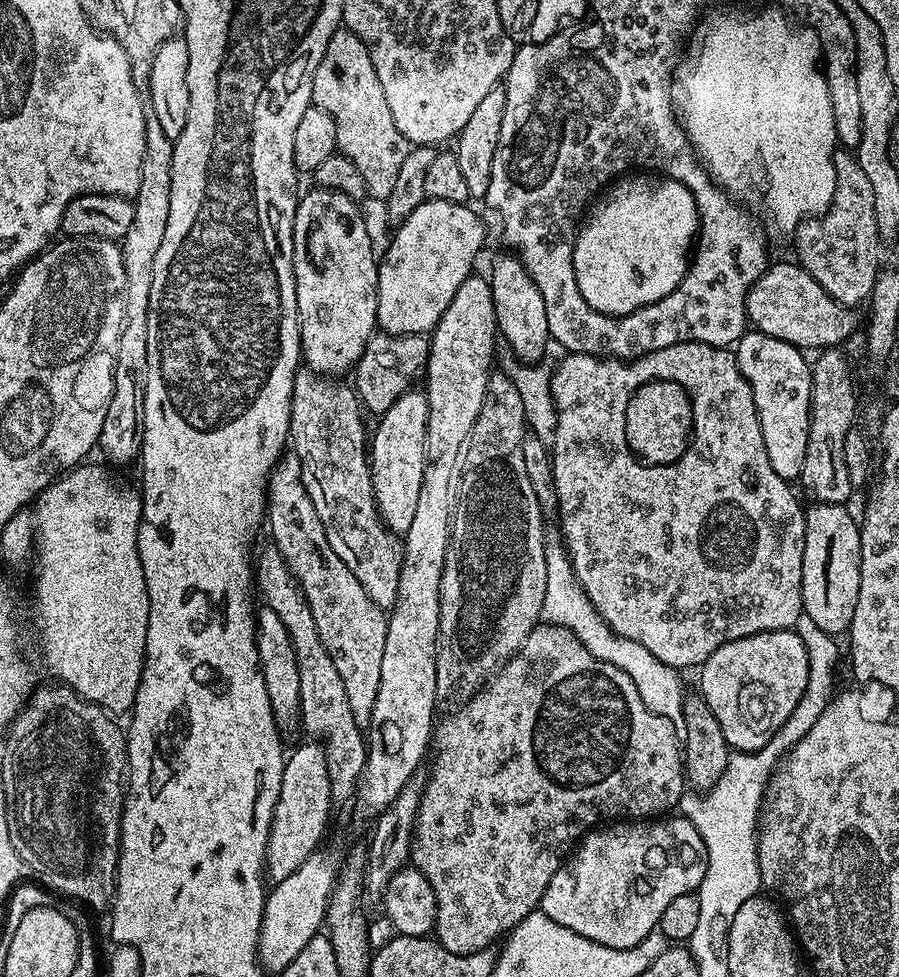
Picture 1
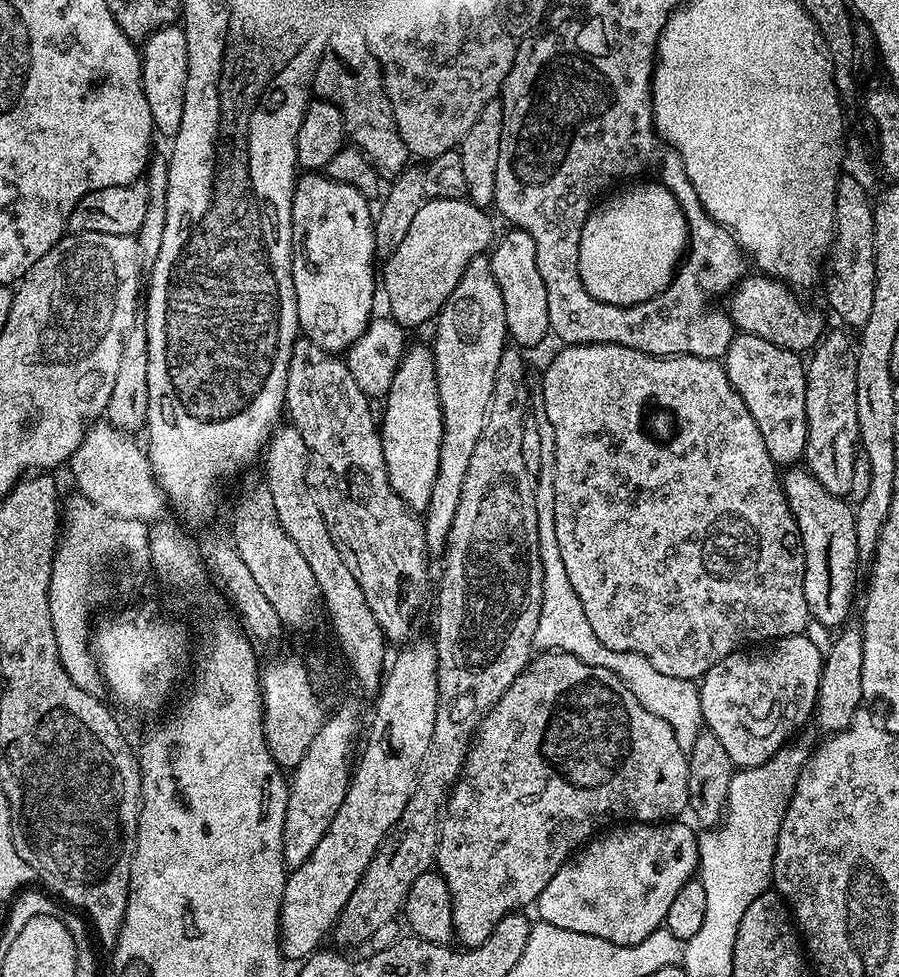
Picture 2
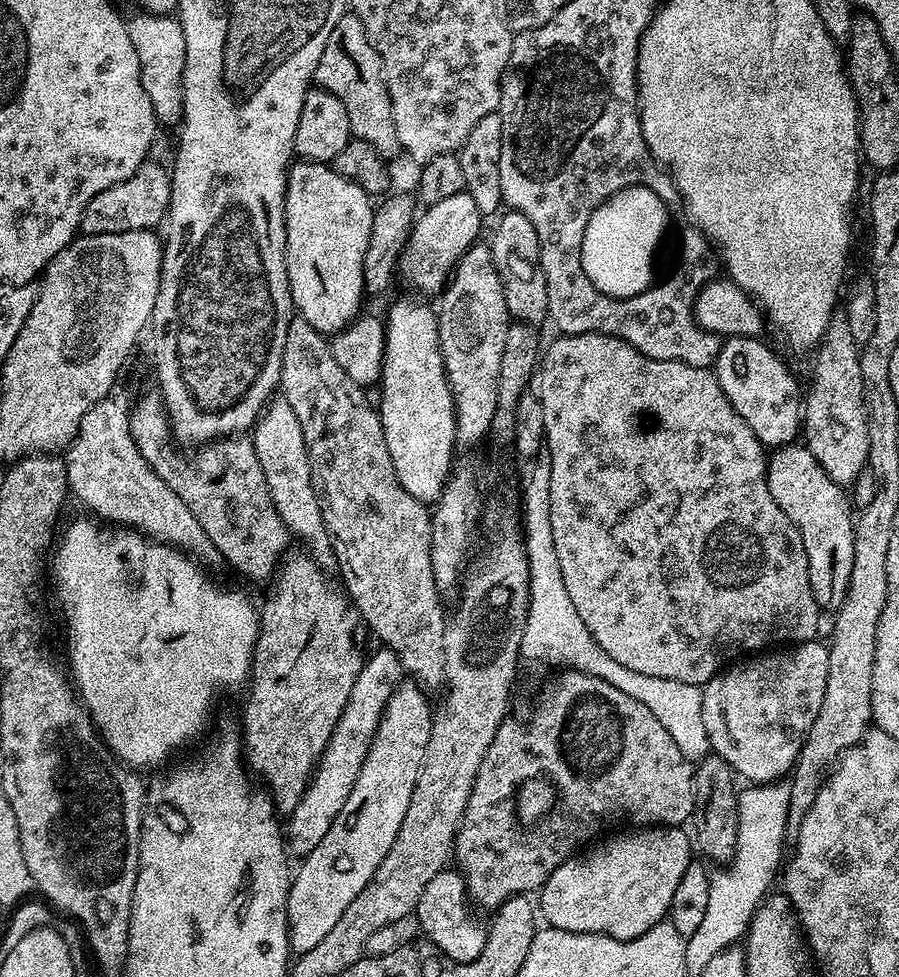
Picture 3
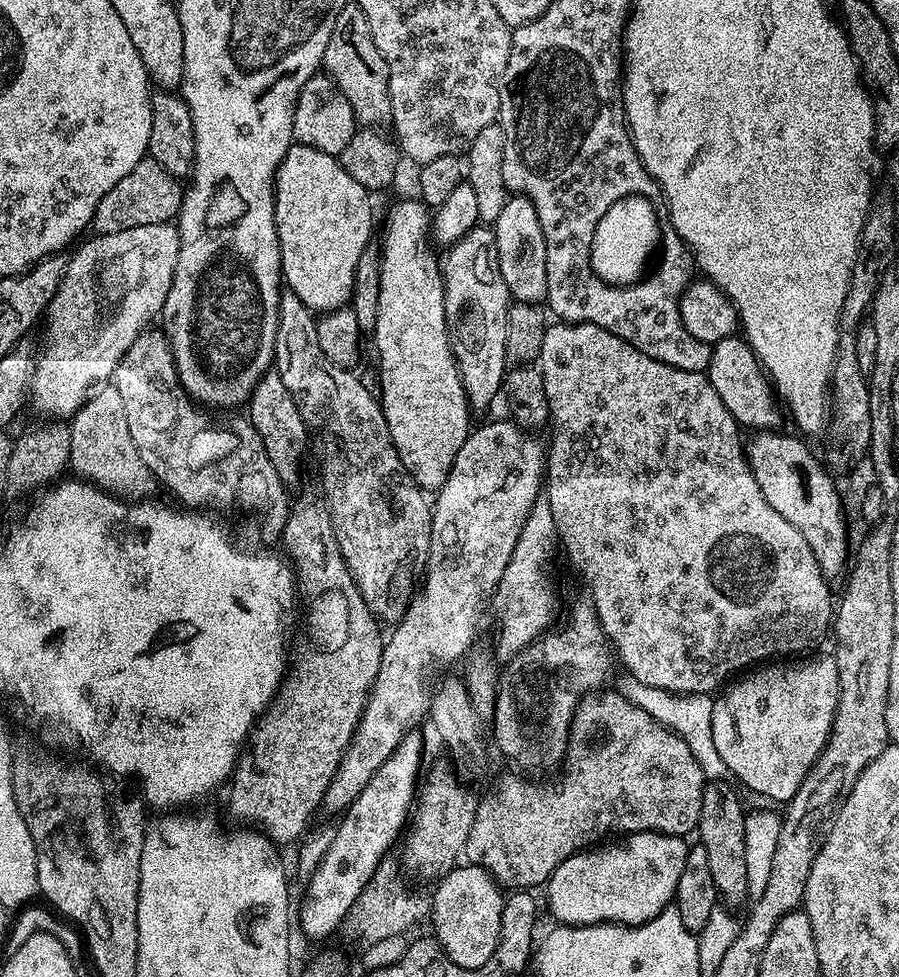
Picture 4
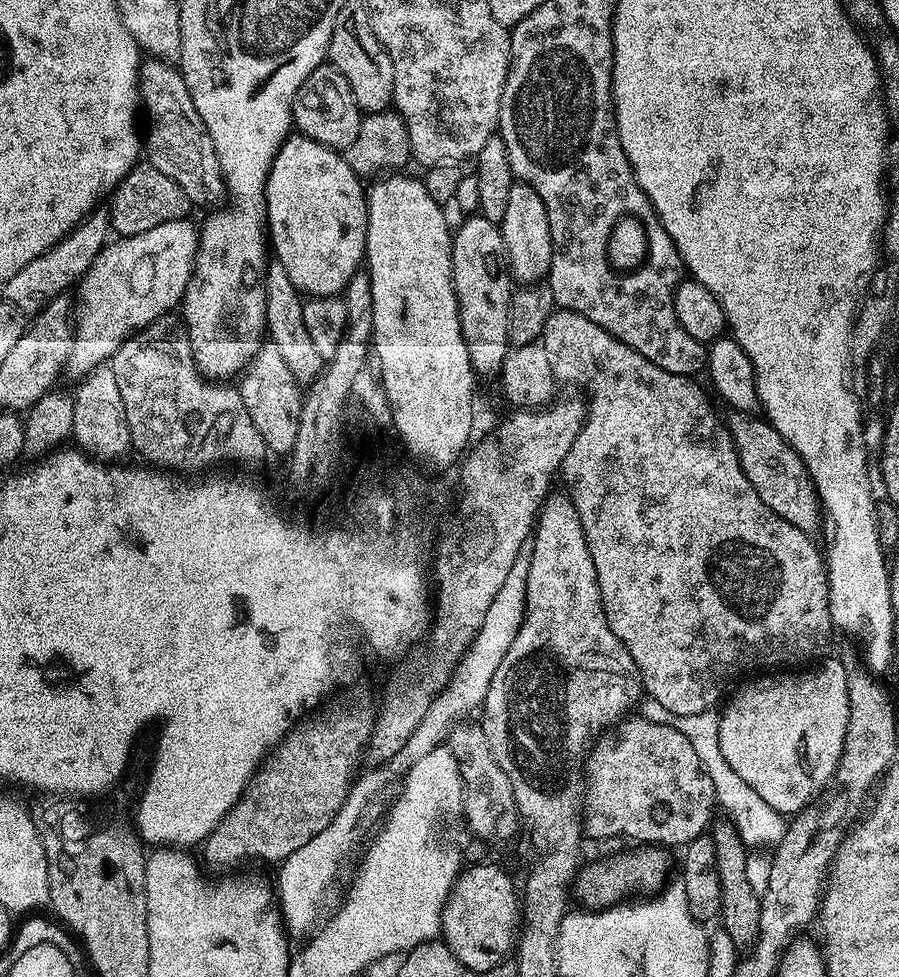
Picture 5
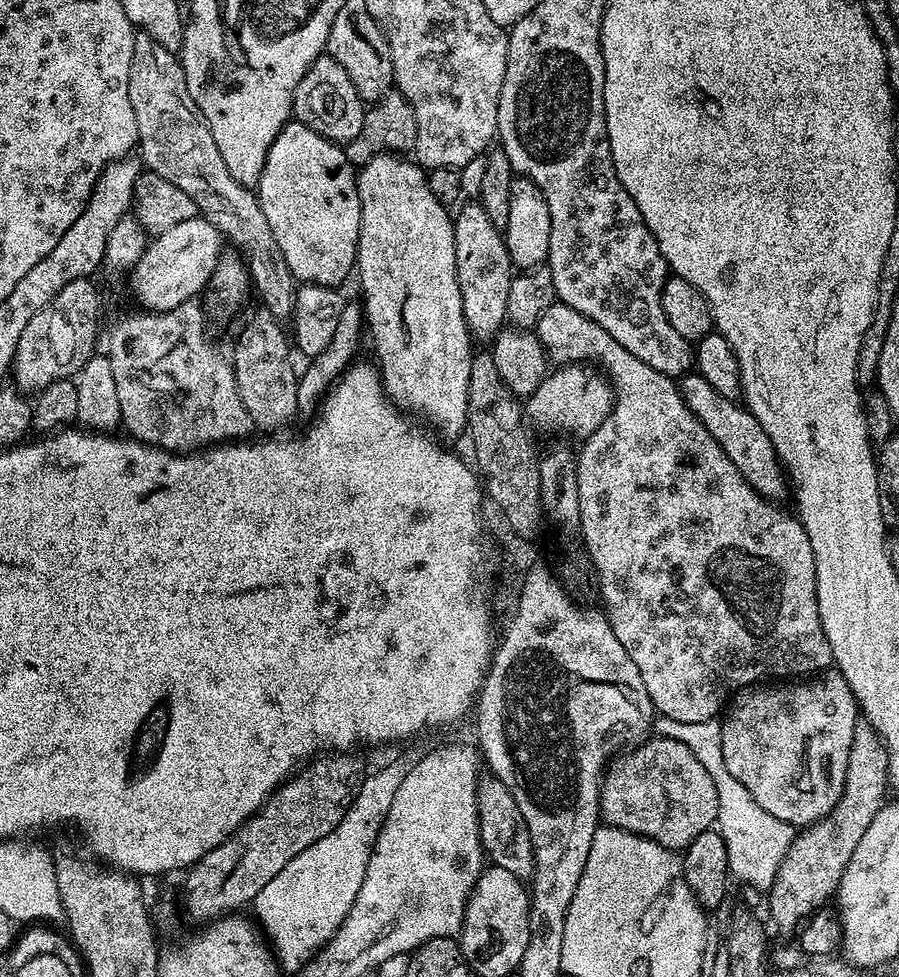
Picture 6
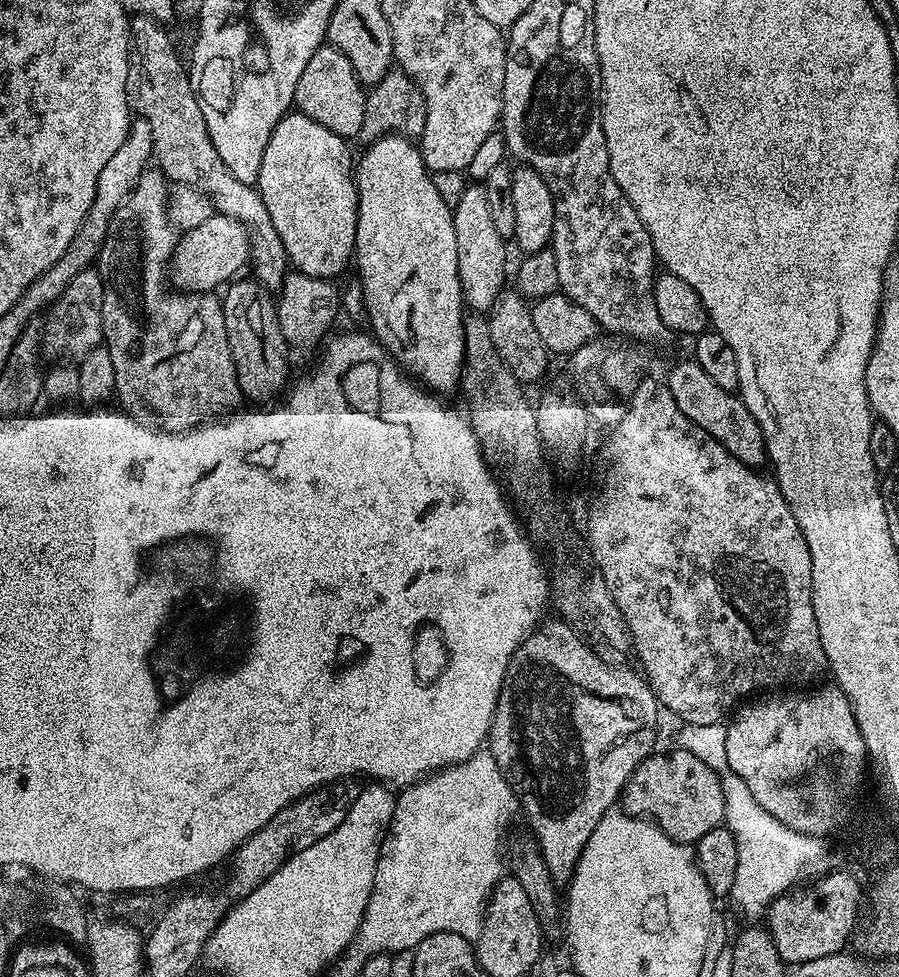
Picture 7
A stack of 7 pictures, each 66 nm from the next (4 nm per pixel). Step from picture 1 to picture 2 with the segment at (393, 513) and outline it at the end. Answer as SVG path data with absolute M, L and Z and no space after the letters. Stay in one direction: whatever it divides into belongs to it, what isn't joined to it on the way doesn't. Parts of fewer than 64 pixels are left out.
M427 343L416 344L405 351L400 365L392 376L392 385L384 404L384 420L379 425L382 454L386 460L386 474L390 478L393 492L412 509L420 514L428 507L430 490L434 490L434 478L438 478L438 454L442 446L442 406L438 398L436 367L431 347Z

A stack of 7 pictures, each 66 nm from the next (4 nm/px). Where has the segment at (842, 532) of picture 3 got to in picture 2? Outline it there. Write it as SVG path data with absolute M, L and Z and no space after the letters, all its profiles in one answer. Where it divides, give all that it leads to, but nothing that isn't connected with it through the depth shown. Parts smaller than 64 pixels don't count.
M804 466L789 467L783 473L782 483L784 496L798 522L804 547L804 593L808 615L829 630L839 629L845 623L843 620L852 612L856 567L861 567L862 564L858 554L853 505L845 497L836 496L826 490L825 486L818 482L818 478L812 476Z

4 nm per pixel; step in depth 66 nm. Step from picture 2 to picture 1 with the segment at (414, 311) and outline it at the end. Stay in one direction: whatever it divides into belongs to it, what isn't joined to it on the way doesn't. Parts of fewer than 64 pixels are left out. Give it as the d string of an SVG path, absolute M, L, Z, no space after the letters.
M425 200L406 222L395 229L388 249L382 252L378 260L378 306L376 307L376 323L379 331L390 336L424 336L446 314L446 306L454 302L454 294L458 294L458 286L473 275L476 255L484 244L484 224L474 209L467 203L455 204L445 200Z

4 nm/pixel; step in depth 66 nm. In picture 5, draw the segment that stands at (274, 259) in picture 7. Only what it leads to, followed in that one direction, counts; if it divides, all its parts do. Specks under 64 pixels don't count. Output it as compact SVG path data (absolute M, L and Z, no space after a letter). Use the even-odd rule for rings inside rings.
M145 59L140 65L138 100L152 119L148 124L148 136L146 132L147 163L162 170L166 178L174 178L193 205L219 205L219 200L226 196L226 177L220 173L212 139L190 98L179 67L167 60ZM272 262L264 269L264 289L266 290L266 320L267 335L271 343L278 346L283 361L290 368L290 374L297 382L307 386L315 380L318 373L324 369L325 360L314 350L314 342L310 342L310 334L306 334L306 322L302 318L304 300L302 293L290 282L290 274L281 264Z

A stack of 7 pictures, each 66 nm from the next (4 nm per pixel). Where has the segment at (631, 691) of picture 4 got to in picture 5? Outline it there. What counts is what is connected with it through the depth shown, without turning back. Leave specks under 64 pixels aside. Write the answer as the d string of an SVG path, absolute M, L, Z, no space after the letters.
M644 698L638 705L638 712L650 722L670 724L677 728L688 739L690 746L694 746L694 754L698 754L698 762L702 762L702 770L710 774L710 782L714 782L714 794L719 811L728 815L725 816L727 823L734 825L742 843L752 850L764 850L762 848L775 846L780 841L786 827L785 817L766 806L766 802L758 798L758 793L750 790L750 786L746 786L746 782L742 782L742 778L738 778L738 774L730 770L730 762L726 762L726 757L722 755L722 746L718 742L720 717L715 711L705 710L689 716L675 716L657 700Z

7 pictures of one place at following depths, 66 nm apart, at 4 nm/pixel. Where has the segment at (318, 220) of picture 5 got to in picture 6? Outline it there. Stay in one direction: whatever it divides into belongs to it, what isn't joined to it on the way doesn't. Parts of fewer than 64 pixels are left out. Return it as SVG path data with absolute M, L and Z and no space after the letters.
M298 119L285 124L278 138L274 138L260 171L258 195L262 214L266 214L266 222L270 222L270 230L282 249L286 266L290 266L290 274L300 284L336 288L351 272L353 275L357 267L356 251L360 237L357 175L357 169L348 160L348 153L341 145L322 138L322 134L310 130L310 126Z

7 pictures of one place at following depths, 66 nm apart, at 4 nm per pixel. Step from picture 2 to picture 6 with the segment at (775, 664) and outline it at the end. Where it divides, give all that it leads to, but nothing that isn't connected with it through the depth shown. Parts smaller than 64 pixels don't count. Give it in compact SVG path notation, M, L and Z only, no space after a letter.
M825 670L811 678L801 679L799 682L764 682L759 686L741 688L731 697L720 725L722 758L726 758L726 770L730 770L730 774L734 774L734 778L738 778L738 782L742 782L742 786L746 786L746 790L750 790L750 794L754 794L754 802L758 802L758 806L762 806L762 810L767 810L769 814L774 814L774 818L787 824L807 826L813 824L815 820L828 816L830 810L834 810L834 806L840 801L846 782L846 762L850 758L850 746L854 742L854 730L857 723L858 705L856 699L846 678L838 671Z

